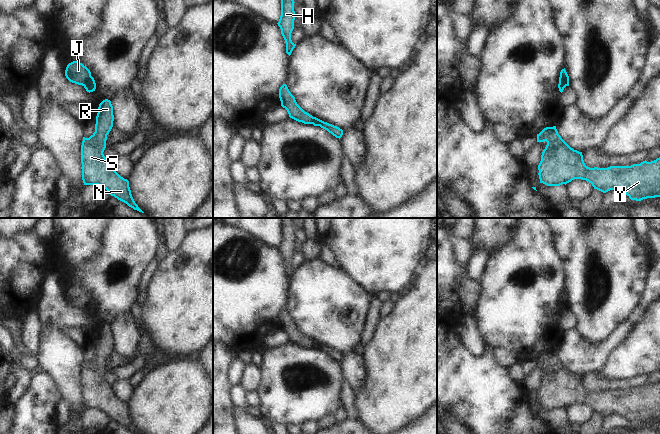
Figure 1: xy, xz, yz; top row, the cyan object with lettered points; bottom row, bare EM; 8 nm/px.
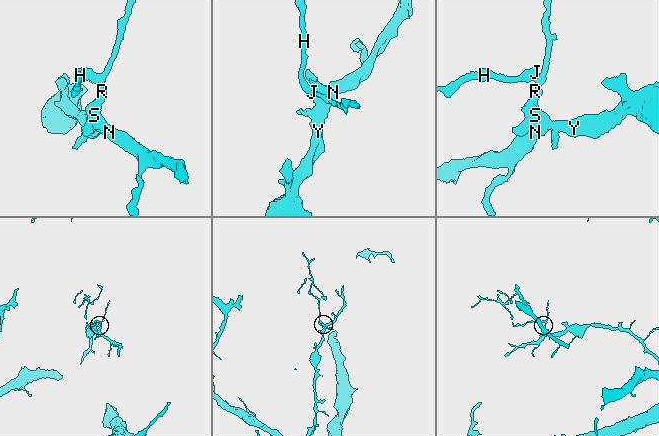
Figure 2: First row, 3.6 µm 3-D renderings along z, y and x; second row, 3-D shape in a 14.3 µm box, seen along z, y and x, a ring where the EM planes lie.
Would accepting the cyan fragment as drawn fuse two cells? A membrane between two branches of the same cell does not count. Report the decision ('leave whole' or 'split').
split

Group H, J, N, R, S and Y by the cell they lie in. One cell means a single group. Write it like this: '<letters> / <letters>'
H J / N R S Y

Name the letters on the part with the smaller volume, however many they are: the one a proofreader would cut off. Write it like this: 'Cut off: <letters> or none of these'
Cut off: H, J

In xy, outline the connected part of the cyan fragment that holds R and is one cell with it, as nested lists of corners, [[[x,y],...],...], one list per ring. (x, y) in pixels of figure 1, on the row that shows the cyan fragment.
[[[105,99],[98,107],[95,132],[89,138],[83,137],[81,145],[83,183],[84,185],[102,186],[111,196],[126,203],[134,210],[144,213],[132,197],[129,181],[115,171],[111,161],[107,160],[103,154],[113,121],[113,106],[110,100]]]

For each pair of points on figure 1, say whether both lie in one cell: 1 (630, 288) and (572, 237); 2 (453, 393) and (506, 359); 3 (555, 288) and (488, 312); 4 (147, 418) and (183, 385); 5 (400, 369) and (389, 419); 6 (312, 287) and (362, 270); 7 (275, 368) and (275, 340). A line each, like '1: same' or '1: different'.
1: same
2: different
3: same
4: same
5: same
6: different
7: different

